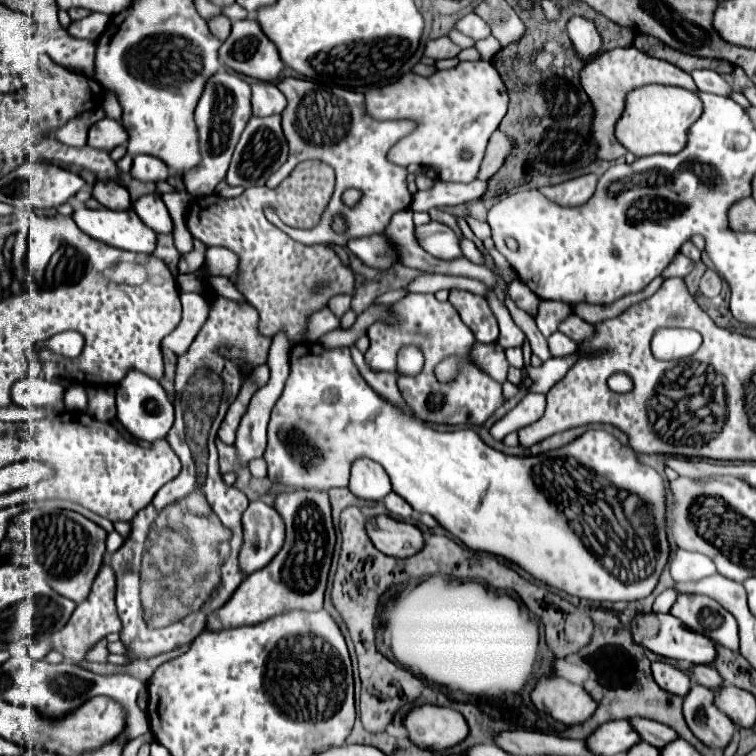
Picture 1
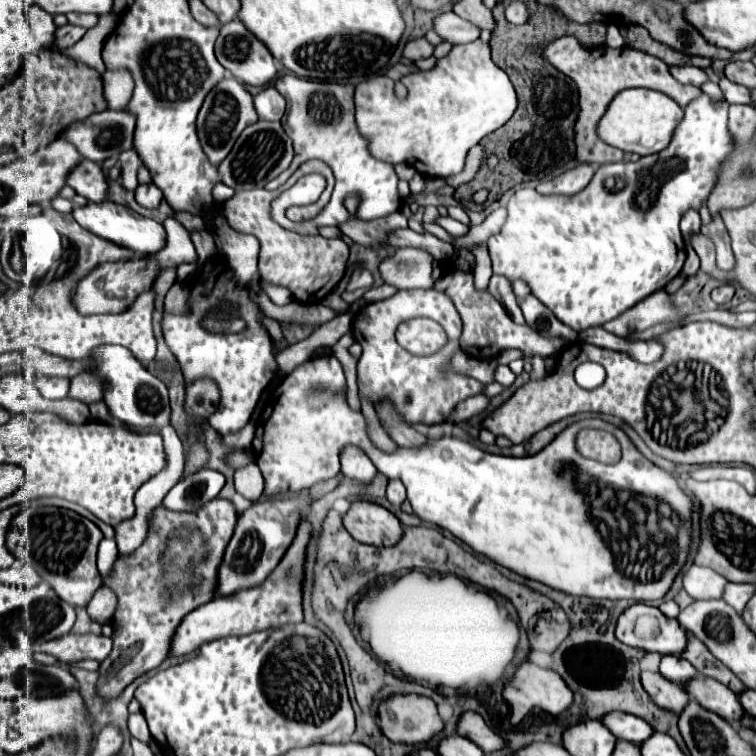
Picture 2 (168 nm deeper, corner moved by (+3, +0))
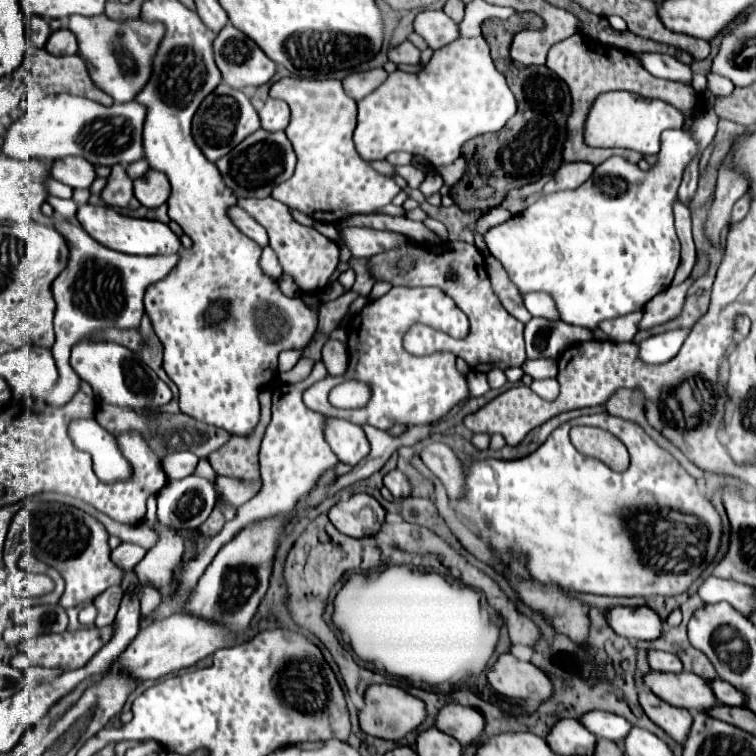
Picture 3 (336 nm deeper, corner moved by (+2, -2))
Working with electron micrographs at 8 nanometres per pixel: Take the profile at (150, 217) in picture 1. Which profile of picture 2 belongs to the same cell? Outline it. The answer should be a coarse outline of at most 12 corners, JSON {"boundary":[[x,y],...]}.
{"boundary":[[154,184],[136,188],[136,202],[154,210],[162,202],[162,192]]}

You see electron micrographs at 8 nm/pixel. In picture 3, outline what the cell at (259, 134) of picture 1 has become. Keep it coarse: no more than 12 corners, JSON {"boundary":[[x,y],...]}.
{"boundary":[[259,128],[217,160],[239,198],[267,198],[289,180],[285,132]]}

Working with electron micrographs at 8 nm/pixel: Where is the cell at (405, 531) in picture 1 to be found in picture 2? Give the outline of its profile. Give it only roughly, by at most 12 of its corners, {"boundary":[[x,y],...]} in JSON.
{"boundary":[[354,502],[344,516],[352,538],[394,546],[404,532],[392,512]]}

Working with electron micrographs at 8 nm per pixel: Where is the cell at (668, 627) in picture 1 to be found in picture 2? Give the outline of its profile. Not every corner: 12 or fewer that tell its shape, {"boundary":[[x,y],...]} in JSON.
{"boundary":[[658,608],[622,612],[616,638],[646,652],[680,656],[688,632]]}

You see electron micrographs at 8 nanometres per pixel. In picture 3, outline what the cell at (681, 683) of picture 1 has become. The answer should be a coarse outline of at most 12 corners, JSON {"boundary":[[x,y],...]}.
{"boundary":[[651,690],[639,704],[651,722],[685,744],[693,718],[669,706]]}

